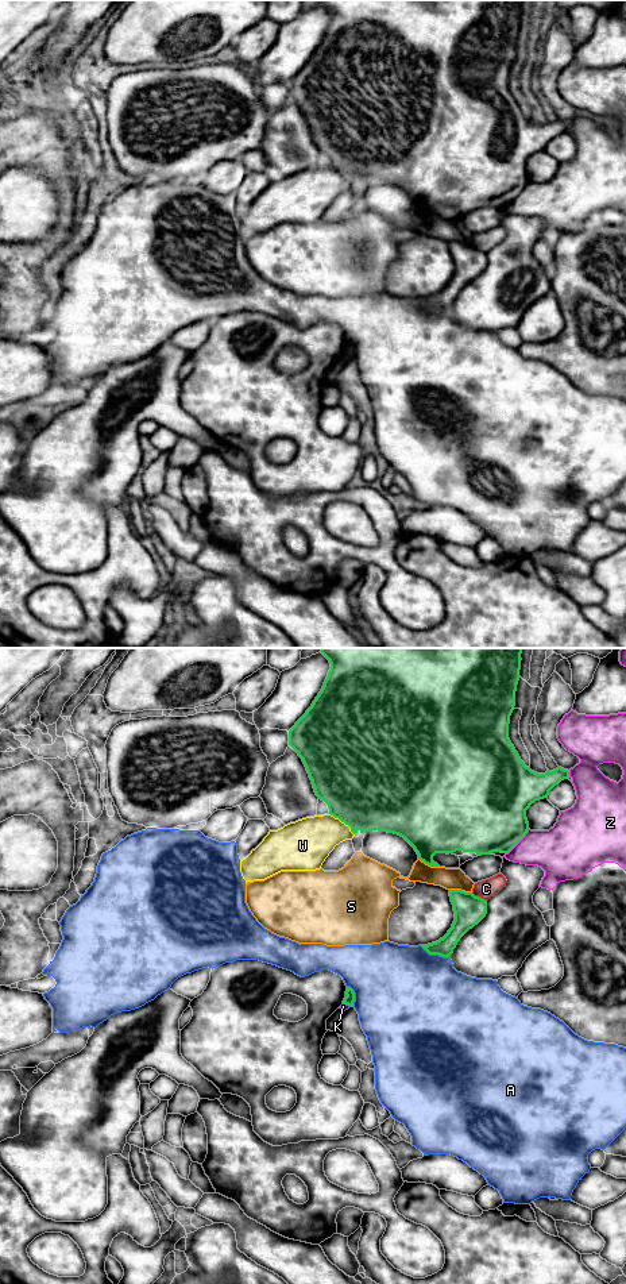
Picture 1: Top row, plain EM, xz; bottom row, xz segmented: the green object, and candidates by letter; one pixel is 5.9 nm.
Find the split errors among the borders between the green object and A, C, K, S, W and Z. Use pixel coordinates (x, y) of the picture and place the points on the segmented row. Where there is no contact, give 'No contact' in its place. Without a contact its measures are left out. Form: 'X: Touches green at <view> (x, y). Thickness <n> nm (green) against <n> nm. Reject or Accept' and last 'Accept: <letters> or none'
A: Touches green at xz (435, 953). Thickness 110 nm (green) against 480 nm. Reject
C: Touches green at xz (478, 897). Thickness 180 nm (green) against 110 nm. Reject
K: Touches green at xz (347, 1003). Thickness 60 nm (green) against 40 nm. Reject
S: Touches green at xz (460, 890). Thickness 180 nm (green) against 130 nm. Reject
W: Touches green at xz (343, 821). Thickness 500 nm (green) against 280 nm. Reject
Z: Touches green at xz (518, 841). Thickness 460 nm (green) against 280 nm. Reject
Accept: none

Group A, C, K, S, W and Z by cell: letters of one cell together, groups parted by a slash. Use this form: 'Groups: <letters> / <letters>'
Groups: A / C / K / S / W / Z

